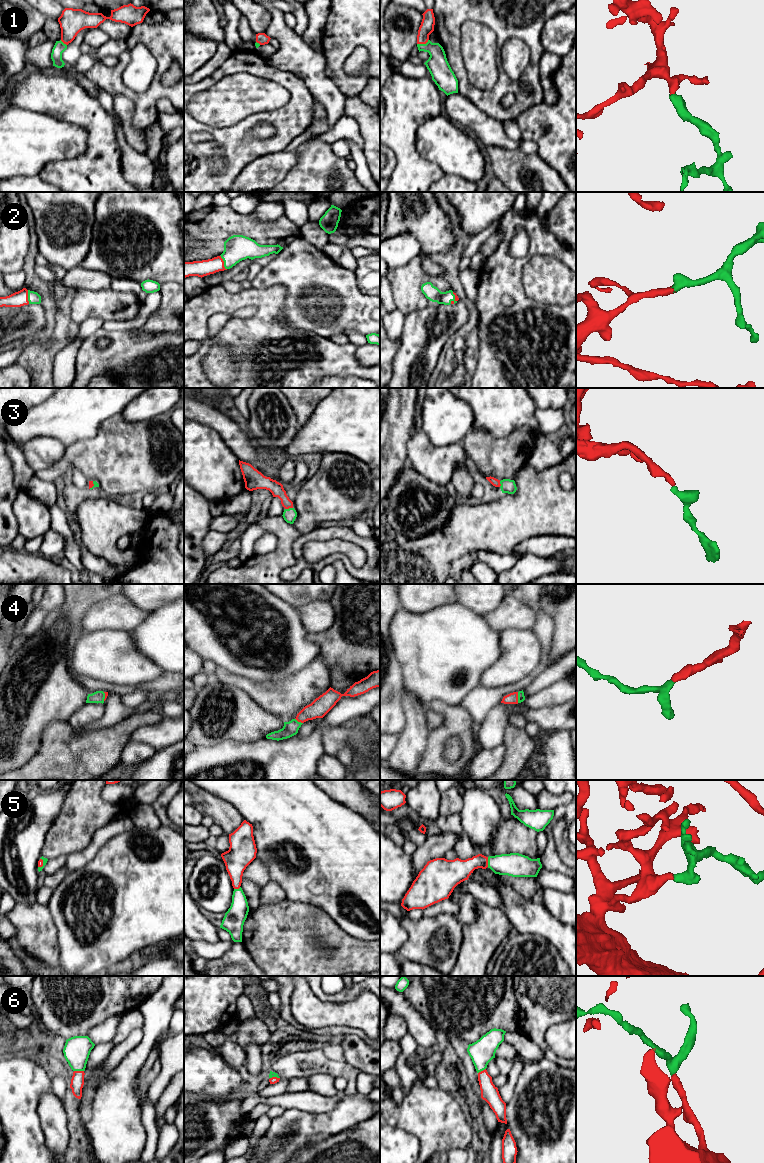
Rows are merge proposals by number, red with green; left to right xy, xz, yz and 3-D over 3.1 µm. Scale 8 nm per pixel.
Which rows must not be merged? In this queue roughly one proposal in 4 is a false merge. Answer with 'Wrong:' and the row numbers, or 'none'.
Wrong: none

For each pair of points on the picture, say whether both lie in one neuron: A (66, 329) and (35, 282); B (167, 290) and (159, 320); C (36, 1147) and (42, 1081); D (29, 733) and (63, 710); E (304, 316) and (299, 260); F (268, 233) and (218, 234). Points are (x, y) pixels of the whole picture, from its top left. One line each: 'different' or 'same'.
A: same
B: same
C: same
D: same
E: same
F: same

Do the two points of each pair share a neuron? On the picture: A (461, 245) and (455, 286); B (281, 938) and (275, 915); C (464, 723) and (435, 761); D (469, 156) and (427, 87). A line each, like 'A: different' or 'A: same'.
A: same
B: same
C: same
D: different

